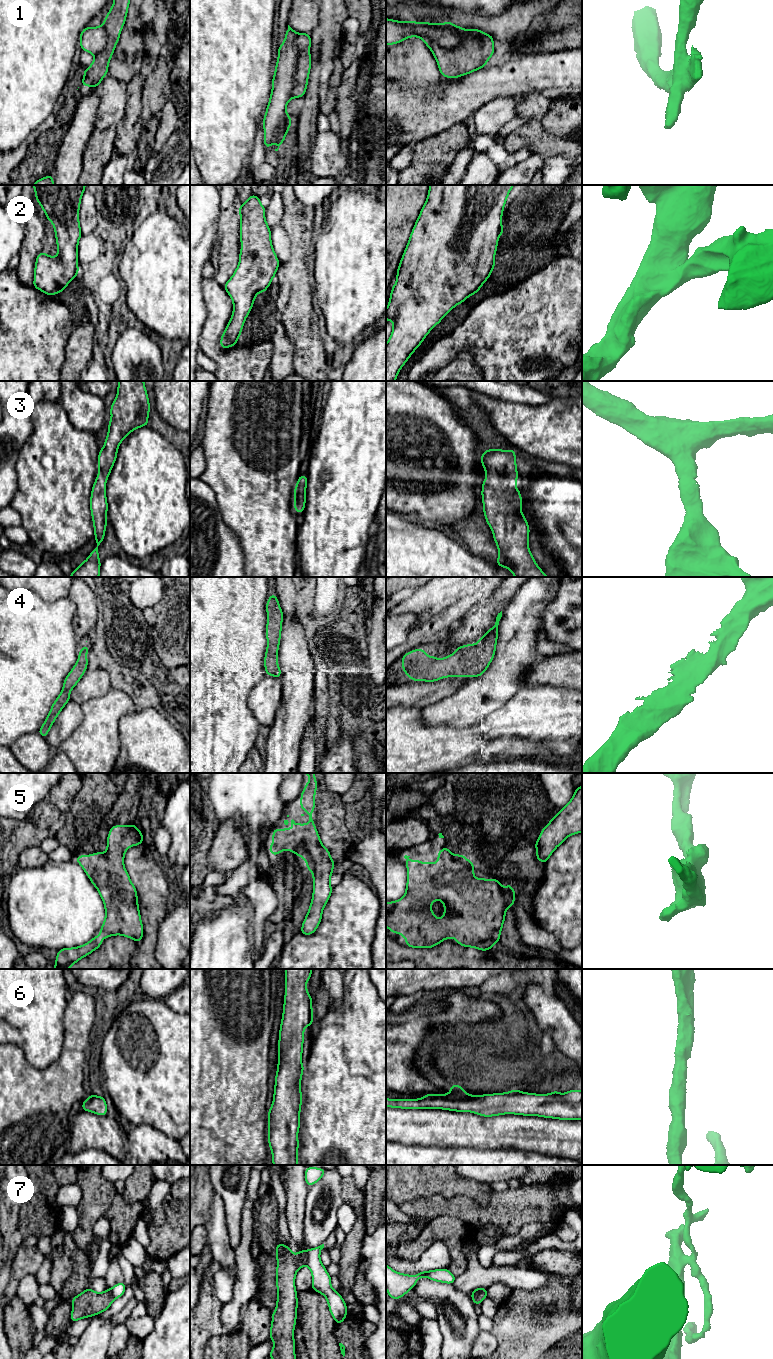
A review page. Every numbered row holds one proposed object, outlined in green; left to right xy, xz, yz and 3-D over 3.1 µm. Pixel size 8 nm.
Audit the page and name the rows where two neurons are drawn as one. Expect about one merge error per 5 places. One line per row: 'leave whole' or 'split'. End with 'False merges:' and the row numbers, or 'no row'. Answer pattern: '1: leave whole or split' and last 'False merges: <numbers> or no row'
1: split
2: leave whole
3: leave whole
4: leave whole
5: leave whole
6: leave whole
7: split
False merges: 1, 7

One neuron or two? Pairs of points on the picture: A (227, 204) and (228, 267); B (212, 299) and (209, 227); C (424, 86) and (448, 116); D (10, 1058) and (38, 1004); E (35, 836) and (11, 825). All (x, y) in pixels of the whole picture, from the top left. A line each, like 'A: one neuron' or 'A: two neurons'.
A: one neuron
B: two neurons
C: two neurons
D: two neurons
E: one neuron

